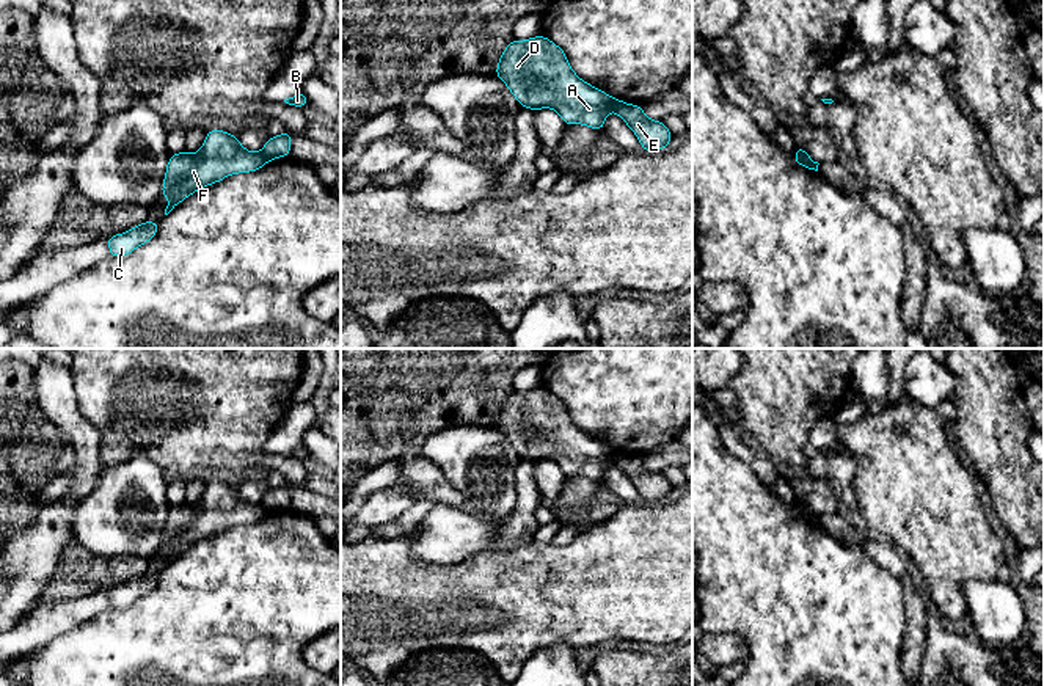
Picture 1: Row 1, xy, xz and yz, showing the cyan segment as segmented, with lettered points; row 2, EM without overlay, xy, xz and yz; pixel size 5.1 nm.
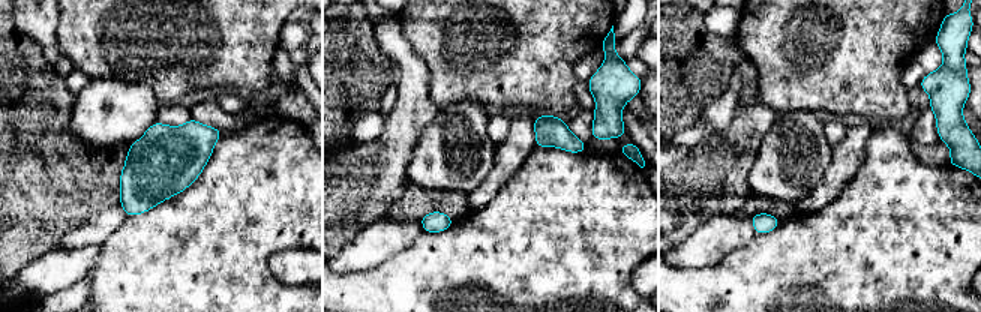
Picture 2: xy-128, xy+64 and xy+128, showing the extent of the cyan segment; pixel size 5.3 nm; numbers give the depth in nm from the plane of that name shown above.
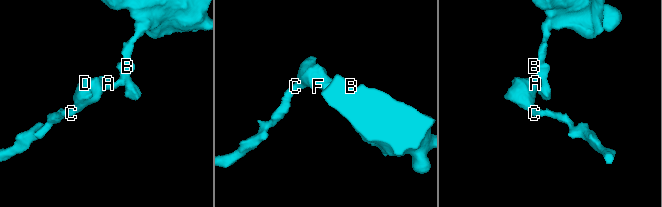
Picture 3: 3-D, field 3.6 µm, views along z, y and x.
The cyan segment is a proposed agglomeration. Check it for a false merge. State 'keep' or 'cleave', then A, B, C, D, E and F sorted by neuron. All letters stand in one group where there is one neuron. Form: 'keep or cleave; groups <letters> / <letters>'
cleave; groups A C D F / B E

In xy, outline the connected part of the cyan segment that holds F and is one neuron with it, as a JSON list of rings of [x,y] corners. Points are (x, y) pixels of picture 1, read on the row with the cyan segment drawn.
[[[220,129],[209,130],[196,154],[182,151],[170,155],[160,193],[160,198],[170,199],[165,215],[196,190],[231,174],[257,171],[267,162],[262,152],[246,151],[237,137]]]

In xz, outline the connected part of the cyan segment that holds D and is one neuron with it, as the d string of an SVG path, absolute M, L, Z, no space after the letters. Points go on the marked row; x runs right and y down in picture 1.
M543 35L512 39L499 57L495 75L521 107L556 110L567 126L582 124L603 130L617 99L581 80L565 52Z

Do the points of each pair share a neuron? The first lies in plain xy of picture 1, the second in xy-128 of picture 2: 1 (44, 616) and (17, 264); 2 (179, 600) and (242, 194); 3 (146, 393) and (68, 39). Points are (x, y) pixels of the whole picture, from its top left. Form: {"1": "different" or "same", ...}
{"1": "different", "2": "same", "3": "same"}

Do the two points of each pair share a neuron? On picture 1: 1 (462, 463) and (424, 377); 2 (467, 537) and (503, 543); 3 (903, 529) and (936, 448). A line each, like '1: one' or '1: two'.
1: two
2: two
3: one

